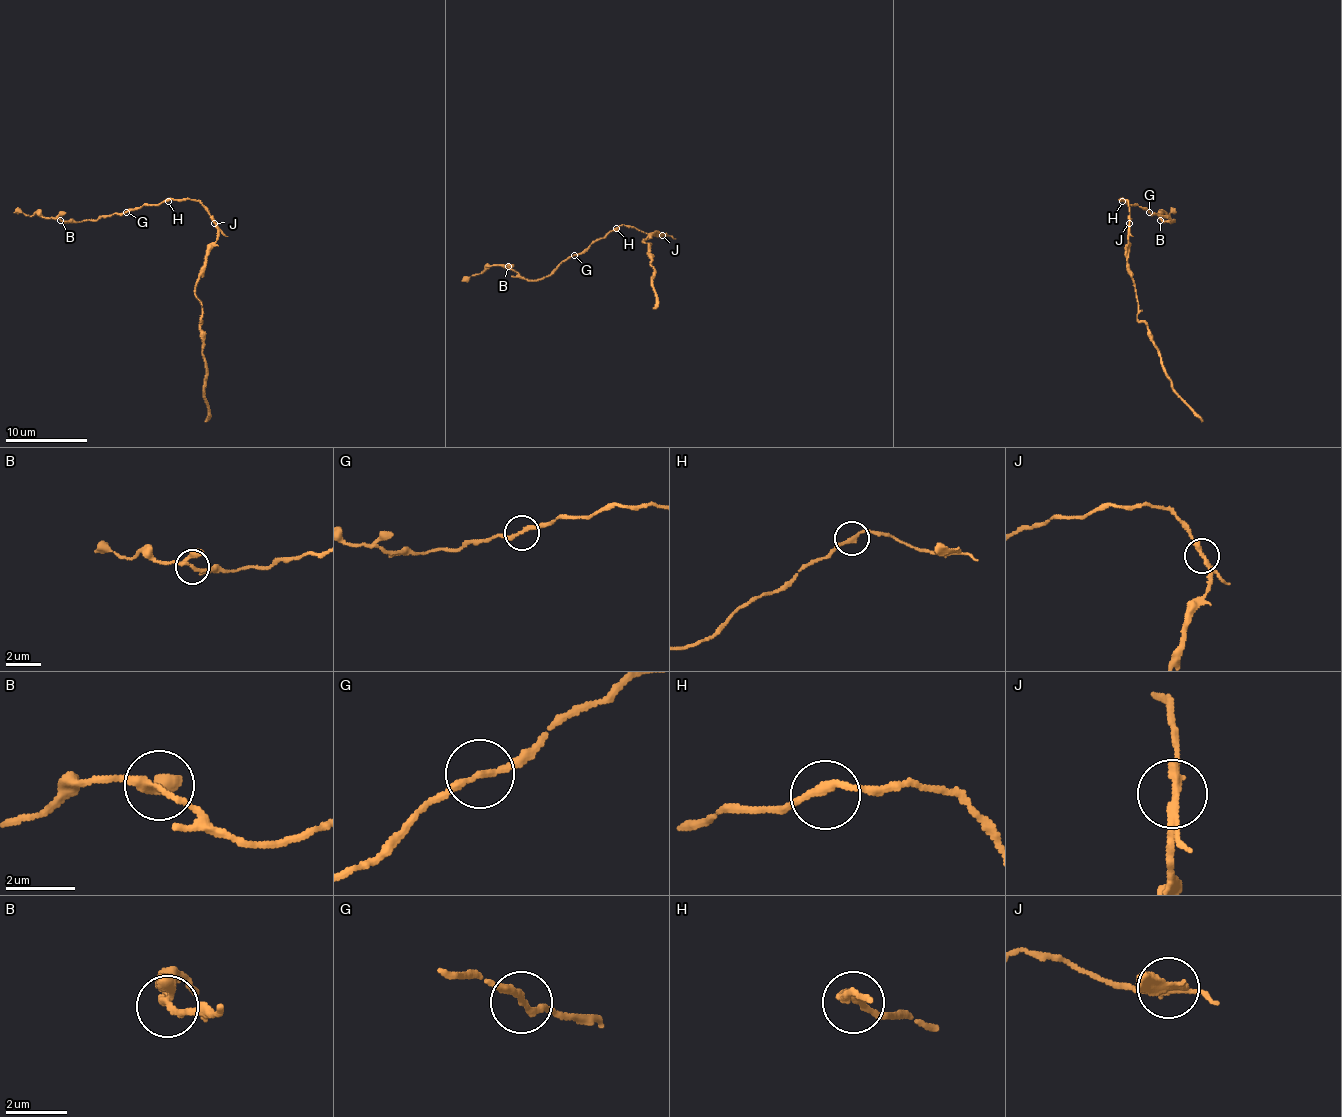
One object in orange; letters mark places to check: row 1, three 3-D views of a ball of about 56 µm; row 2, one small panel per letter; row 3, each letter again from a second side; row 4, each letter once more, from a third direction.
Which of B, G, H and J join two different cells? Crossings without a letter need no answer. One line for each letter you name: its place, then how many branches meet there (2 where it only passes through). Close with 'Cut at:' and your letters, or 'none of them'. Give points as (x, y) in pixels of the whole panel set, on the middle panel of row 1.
J: place (662, 235); branches 2
Cut at: J

